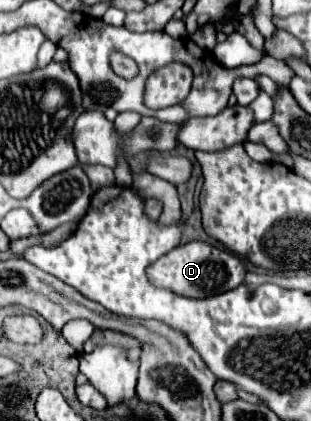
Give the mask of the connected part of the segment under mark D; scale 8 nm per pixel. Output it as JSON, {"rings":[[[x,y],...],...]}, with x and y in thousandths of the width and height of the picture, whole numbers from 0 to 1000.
{"rings":[[[605,575],[566,584],[540,603],[514,608],[489,632],[476,632],[476,660],[495,679],[540,684],[566,698],[592,698],[611,708],[662,708],[772,679],[791,660],[791,632],[759,603],[733,594],[707,594],[662,575]]]}

